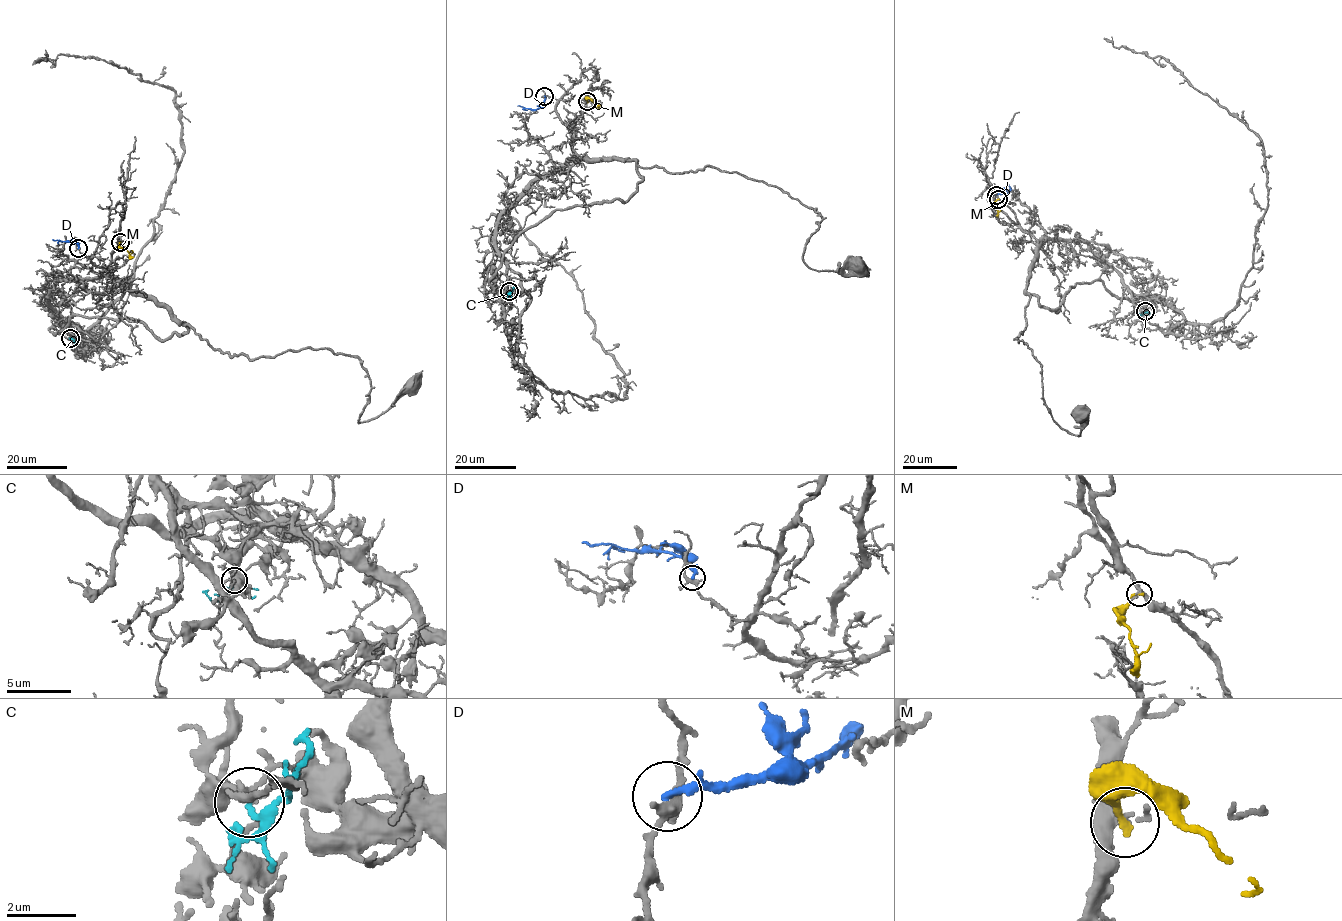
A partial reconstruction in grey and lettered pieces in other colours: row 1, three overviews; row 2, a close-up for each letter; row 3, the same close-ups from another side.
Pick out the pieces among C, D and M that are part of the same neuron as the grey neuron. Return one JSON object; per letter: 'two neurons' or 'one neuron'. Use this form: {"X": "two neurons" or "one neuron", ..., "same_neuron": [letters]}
{"C": "one neuron", "D": "two neurons", "M": "two neurons", "same_neuron": ["C"]}

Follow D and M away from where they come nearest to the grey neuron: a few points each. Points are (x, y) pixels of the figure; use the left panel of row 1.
D: (78, 248), (71, 241), (52, 240)
M: (120, 242), (121, 247), (133, 258)

